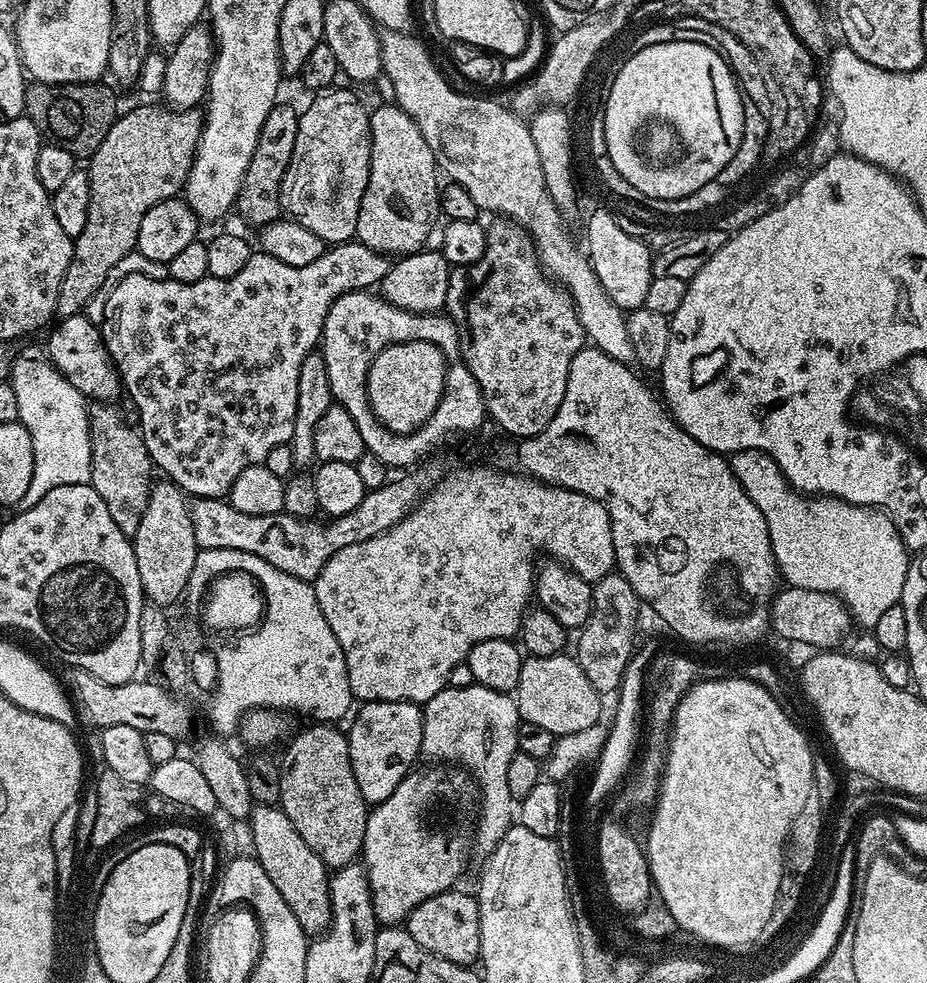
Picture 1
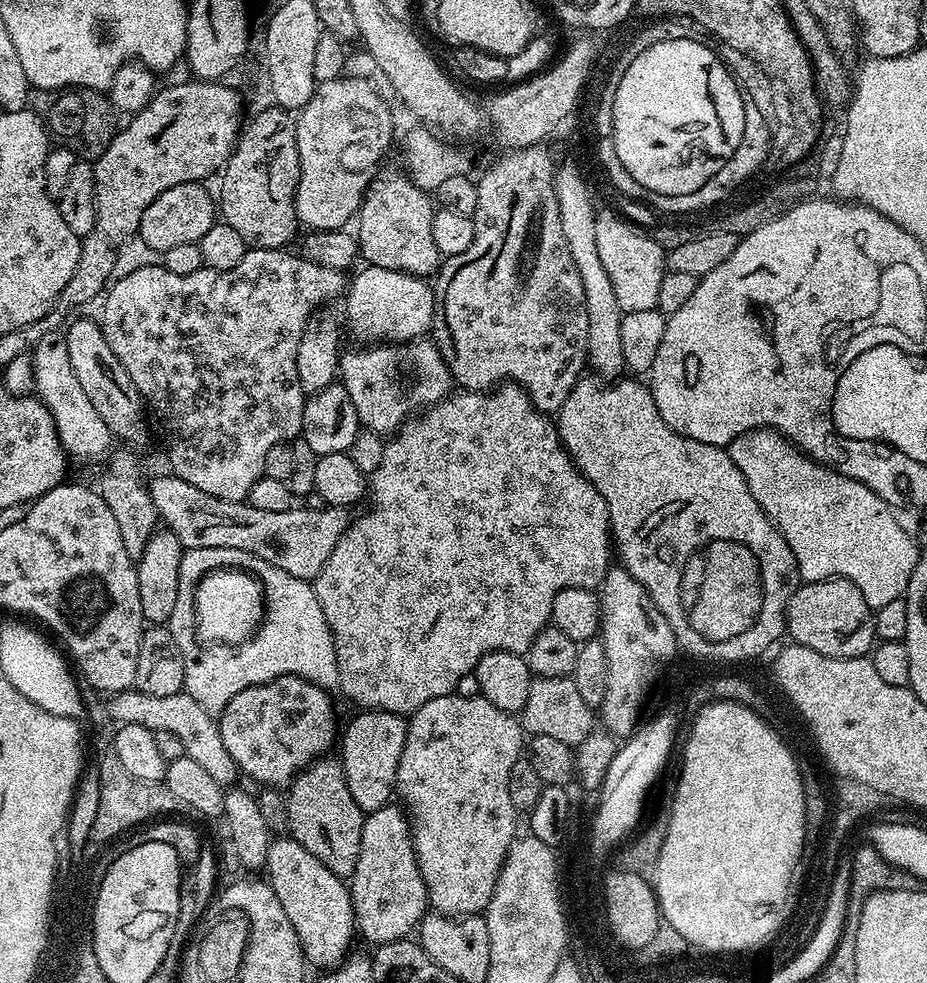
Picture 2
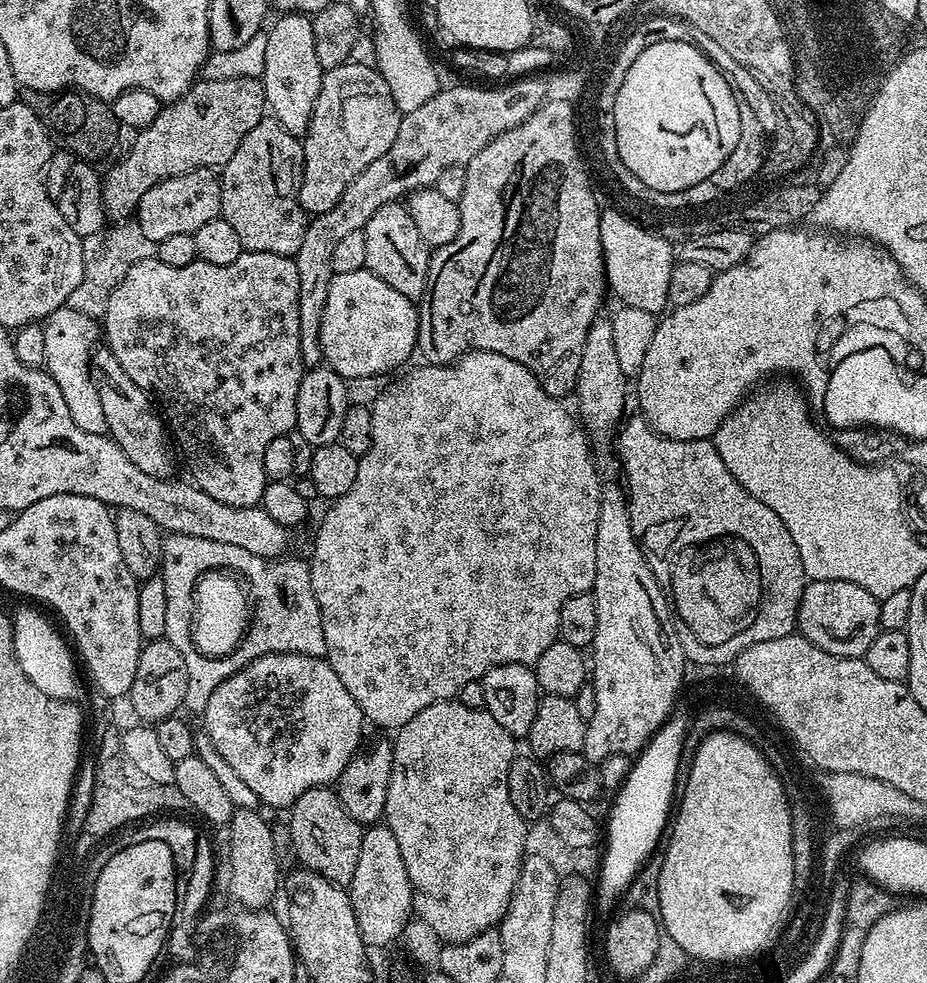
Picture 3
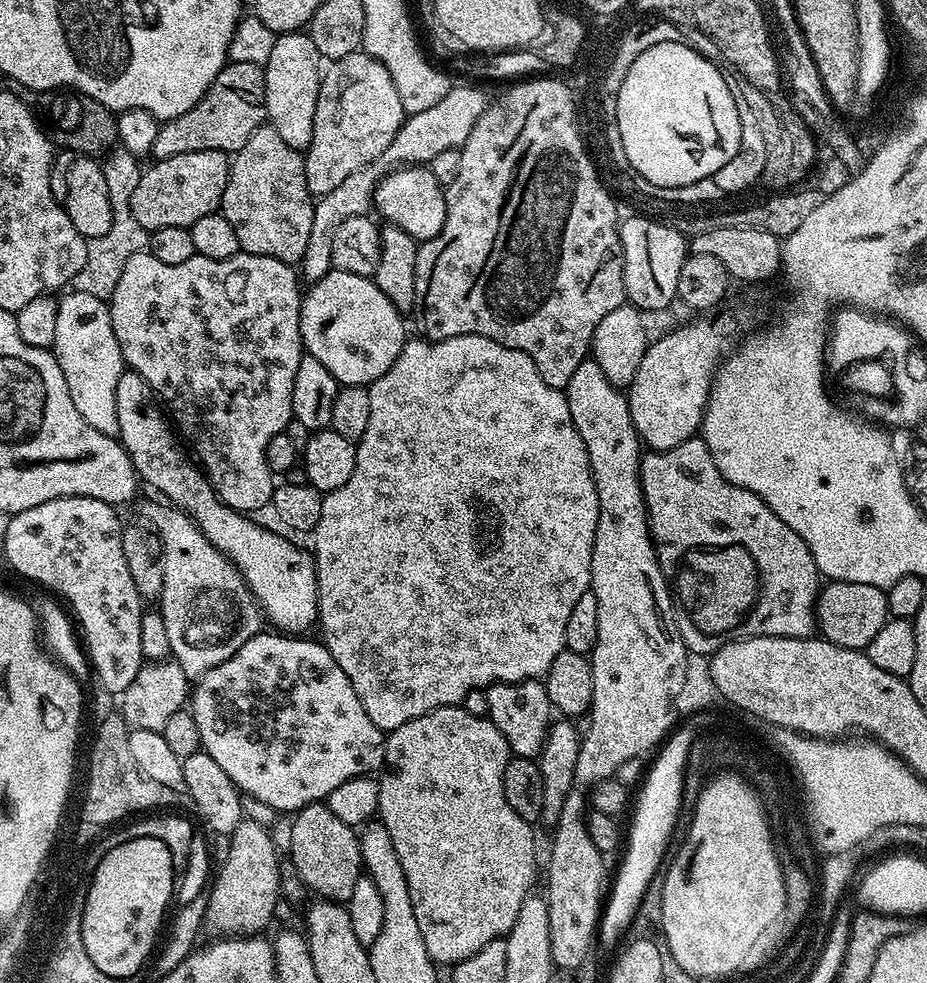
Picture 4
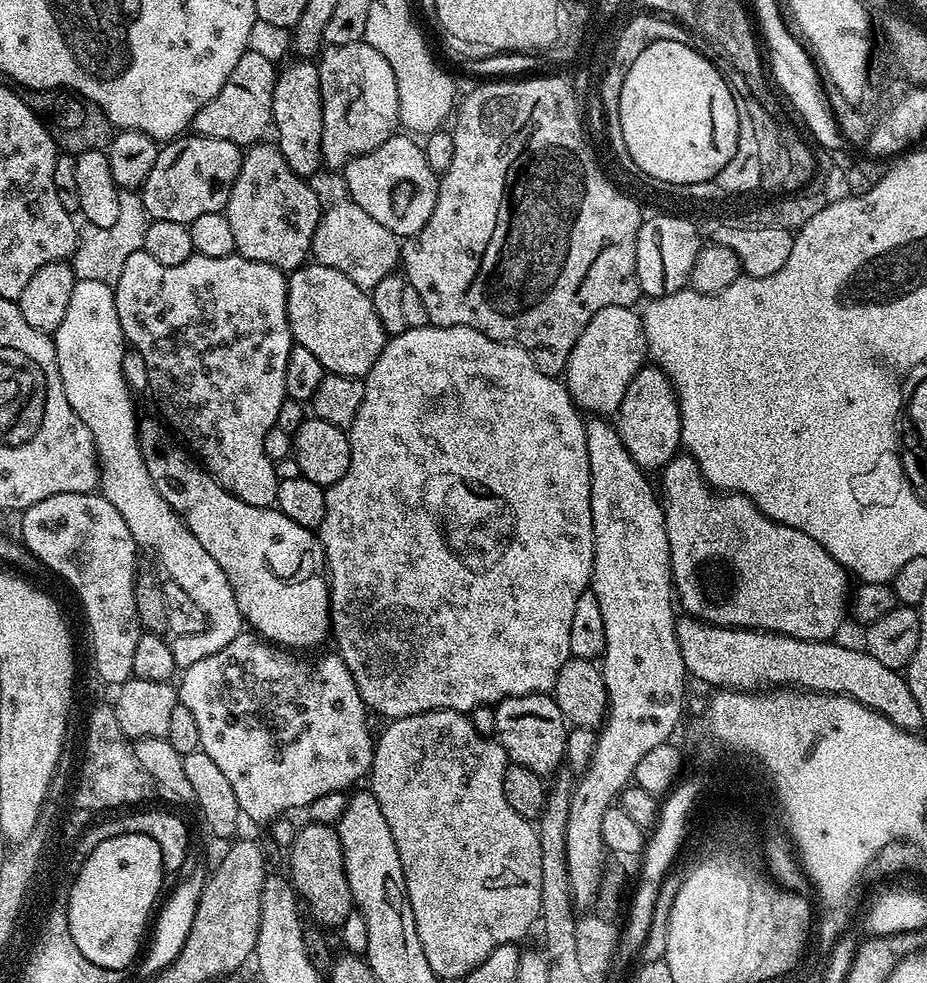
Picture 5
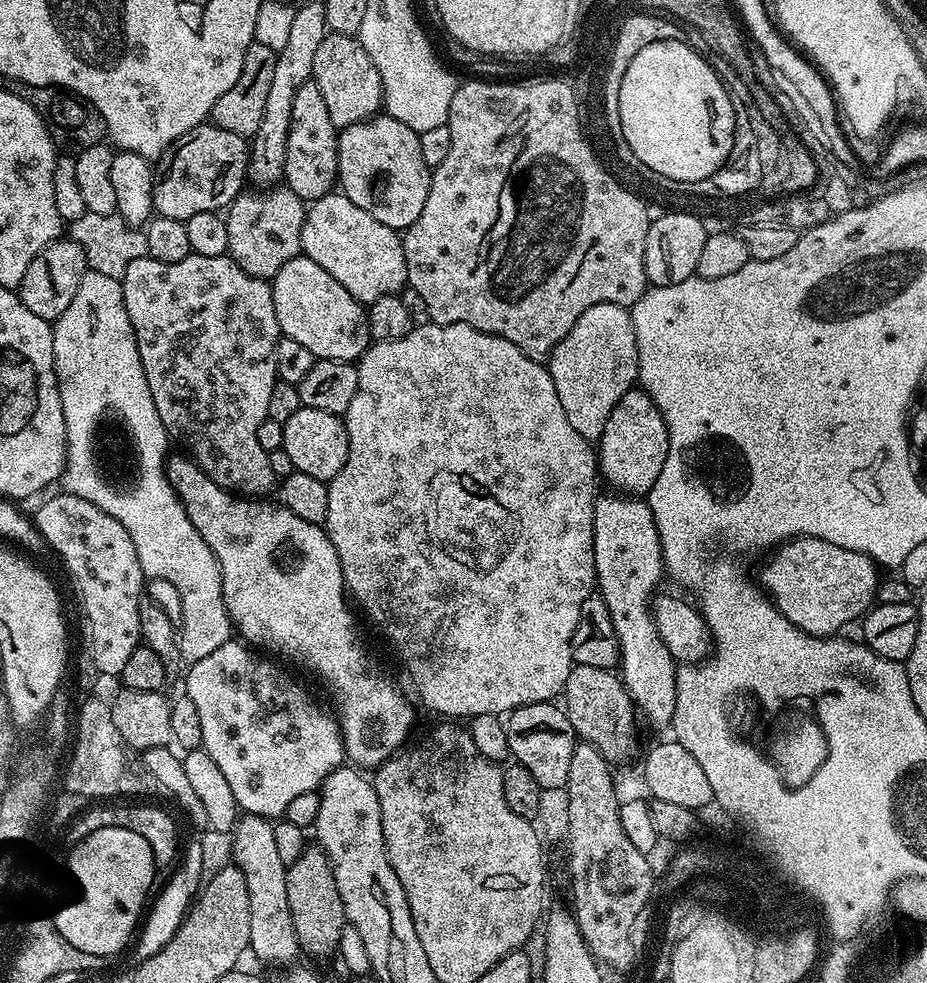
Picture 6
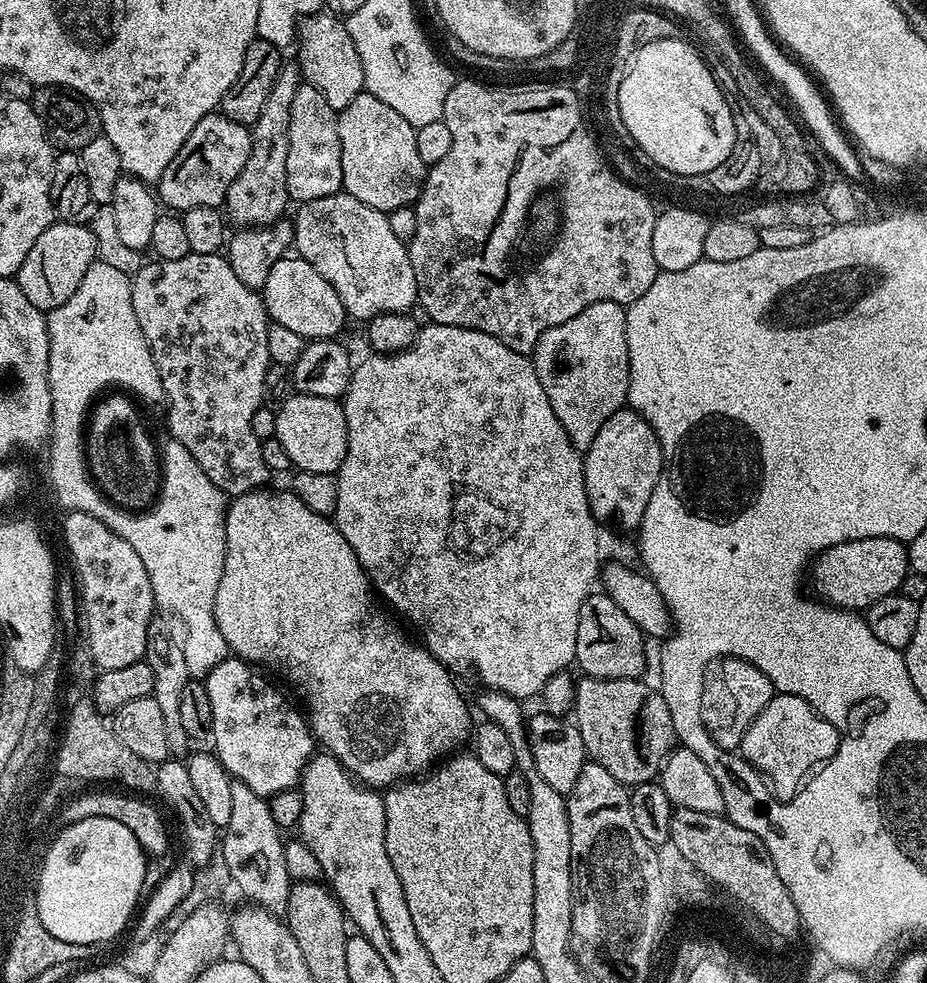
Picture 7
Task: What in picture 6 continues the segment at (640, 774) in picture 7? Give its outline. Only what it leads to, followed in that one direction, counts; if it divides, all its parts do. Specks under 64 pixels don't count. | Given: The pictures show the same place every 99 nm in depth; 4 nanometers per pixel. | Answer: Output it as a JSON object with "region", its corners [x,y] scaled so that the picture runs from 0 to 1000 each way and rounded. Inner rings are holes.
{"region":[[[621,675],[615,682],[615,690],[611,690],[606,716],[622,750],[629,756],[642,759],[654,770],[657,778],[673,777],[685,767],[686,761],[682,758],[682,752],[686,749],[688,721],[683,716],[673,693],[663,683]]]}

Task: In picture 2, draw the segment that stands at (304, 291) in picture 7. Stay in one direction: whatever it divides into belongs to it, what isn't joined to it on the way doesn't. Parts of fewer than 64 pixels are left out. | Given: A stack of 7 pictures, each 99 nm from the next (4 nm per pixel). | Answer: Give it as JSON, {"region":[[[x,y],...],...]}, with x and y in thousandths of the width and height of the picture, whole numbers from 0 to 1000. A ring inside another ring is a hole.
{"region":[[[397,269],[384,282],[379,282],[373,293],[371,321],[373,334],[385,342],[388,348],[448,348],[463,341],[466,325],[470,318],[470,298],[461,284],[443,281],[441,277],[416,275]]]}

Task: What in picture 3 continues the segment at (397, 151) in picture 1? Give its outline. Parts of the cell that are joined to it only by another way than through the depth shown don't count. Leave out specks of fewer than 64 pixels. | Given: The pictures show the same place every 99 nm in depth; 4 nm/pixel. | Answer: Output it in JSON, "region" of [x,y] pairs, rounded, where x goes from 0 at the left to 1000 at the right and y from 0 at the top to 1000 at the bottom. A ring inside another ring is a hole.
{"region":[[[424,205],[403,214],[403,218],[395,226],[391,234],[395,242],[395,267],[393,272],[402,277],[412,287],[425,291],[429,299],[452,307],[462,294],[462,247],[451,238],[451,230],[447,230],[447,222],[435,207]]]}

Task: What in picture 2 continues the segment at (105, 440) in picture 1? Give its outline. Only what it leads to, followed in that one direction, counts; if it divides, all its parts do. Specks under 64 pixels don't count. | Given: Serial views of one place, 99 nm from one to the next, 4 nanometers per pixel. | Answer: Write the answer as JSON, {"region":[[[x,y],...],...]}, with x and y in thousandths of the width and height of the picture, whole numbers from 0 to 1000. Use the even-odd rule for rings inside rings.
{"region":[[[129,454],[129,457],[123,460],[115,465],[117,473],[108,484],[106,499],[110,511],[119,515],[123,523],[123,531],[127,531],[127,539],[132,539],[132,555],[136,555],[136,564],[140,564],[140,568],[146,572],[157,560],[157,551],[162,551],[162,547],[170,540],[170,526],[166,507],[162,507],[157,484],[155,488],[155,480],[151,477],[151,468],[142,461],[146,459]]]}

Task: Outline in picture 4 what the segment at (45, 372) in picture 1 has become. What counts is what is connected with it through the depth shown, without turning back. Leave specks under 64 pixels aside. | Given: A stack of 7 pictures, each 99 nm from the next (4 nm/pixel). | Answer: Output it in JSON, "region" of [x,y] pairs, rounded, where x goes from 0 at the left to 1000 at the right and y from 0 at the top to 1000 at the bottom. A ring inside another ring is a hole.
{"region":[[[70,296],[63,305],[63,328],[58,332],[55,357],[63,372],[67,372],[67,380],[71,385],[76,405],[80,405],[80,413],[84,413],[84,421],[88,421],[88,425],[93,425],[101,437],[110,437],[110,442],[115,444],[125,444],[127,421],[123,413],[123,401],[127,385],[136,377],[136,371],[129,359],[127,344],[123,344],[117,310],[118,306],[101,303],[101,299]]]}

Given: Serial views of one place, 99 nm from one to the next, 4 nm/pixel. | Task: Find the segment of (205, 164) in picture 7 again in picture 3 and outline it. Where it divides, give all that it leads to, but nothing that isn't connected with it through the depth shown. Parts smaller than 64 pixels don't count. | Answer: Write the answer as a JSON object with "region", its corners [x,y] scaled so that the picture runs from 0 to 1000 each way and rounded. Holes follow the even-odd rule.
{"region":[[[210,171],[201,177],[184,179],[172,183],[149,205],[145,217],[145,226],[153,230],[157,242],[172,246],[175,242],[184,242],[188,238],[207,238],[214,230],[237,220],[237,180],[230,172]]]}

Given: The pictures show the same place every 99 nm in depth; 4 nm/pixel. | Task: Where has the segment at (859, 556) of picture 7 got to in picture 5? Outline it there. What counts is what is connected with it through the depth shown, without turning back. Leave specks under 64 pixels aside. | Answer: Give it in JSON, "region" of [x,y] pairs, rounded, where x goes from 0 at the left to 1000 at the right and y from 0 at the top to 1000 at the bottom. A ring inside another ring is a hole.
{"region":[[[731,462],[725,467],[721,472],[716,473],[714,477],[714,483],[712,492],[710,488],[710,496],[714,502],[714,512],[716,515],[716,530],[718,531],[718,547],[723,551],[723,572],[725,573],[725,593],[727,595],[728,605],[731,607],[731,614],[735,620],[738,617],[737,622],[741,626],[749,627],[753,631],[759,632],[761,635],[771,635],[773,639],[810,639],[812,641],[823,641],[826,643],[835,643],[844,647],[851,647],[858,651],[892,651],[896,652],[898,647],[906,639],[906,634],[910,631],[910,623],[913,627],[913,620],[917,614],[917,597],[915,598],[915,590],[917,591],[917,583],[915,579],[909,578],[901,568],[891,560],[891,555],[887,555],[882,551],[878,551],[878,547],[874,547],[874,543],[869,543],[865,539],[857,539],[857,535],[848,535],[847,533],[839,532],[838,529],[833,529],[826,523],[822,523],[822,519],[818,519],[818,515],[813,510],[808,507],[808,505],[802,505],[798,501],[782,501],[780,498],[770,498],[768,493],[761,488],[757,478],[753,474],[753,470],[748,464],[741,462]]]}

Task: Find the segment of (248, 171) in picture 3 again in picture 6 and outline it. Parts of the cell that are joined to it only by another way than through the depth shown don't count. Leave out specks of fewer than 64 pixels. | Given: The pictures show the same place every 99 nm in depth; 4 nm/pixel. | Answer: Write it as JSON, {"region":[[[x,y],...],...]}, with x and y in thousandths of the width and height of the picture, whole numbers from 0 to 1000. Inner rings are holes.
{"region":[[[289,189],[276,193],[280,195],[268,194],[260,194],[244,213],[245,259],[250,261],[254,269],[261,271],[265,279],[292,286],[300,275],[313,267],[313,262],[325,259],[324,243],[330,204],[321,201],[321,197],[317,197],[317,193],[310,189]]]}

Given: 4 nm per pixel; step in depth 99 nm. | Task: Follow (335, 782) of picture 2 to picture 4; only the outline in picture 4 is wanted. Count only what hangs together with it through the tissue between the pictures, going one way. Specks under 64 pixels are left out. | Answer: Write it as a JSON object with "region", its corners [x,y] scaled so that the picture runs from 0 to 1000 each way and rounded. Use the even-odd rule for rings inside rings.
{"region":[[[348,817],[332,818],[318,827],[314,834],[315,847],[311,850],[315,858],[313,873],[333,908],[342,907],[340,910],[351,916],[375,917],[391,890],[388,851],[385,843],[356,828],[356,824]]]}

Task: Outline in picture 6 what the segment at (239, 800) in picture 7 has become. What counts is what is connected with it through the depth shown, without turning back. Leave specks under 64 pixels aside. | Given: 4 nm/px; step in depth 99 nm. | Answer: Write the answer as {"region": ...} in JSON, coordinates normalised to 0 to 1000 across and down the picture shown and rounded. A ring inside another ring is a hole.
{"region":[[[260,829],[250,846],[250,873],[265,893],[270,909],[270,968],[285,981],[311,983],[324,968],[313,934],[313,914],[309,914],[309,881],[296,857],[294,835],[284,830]]]}

